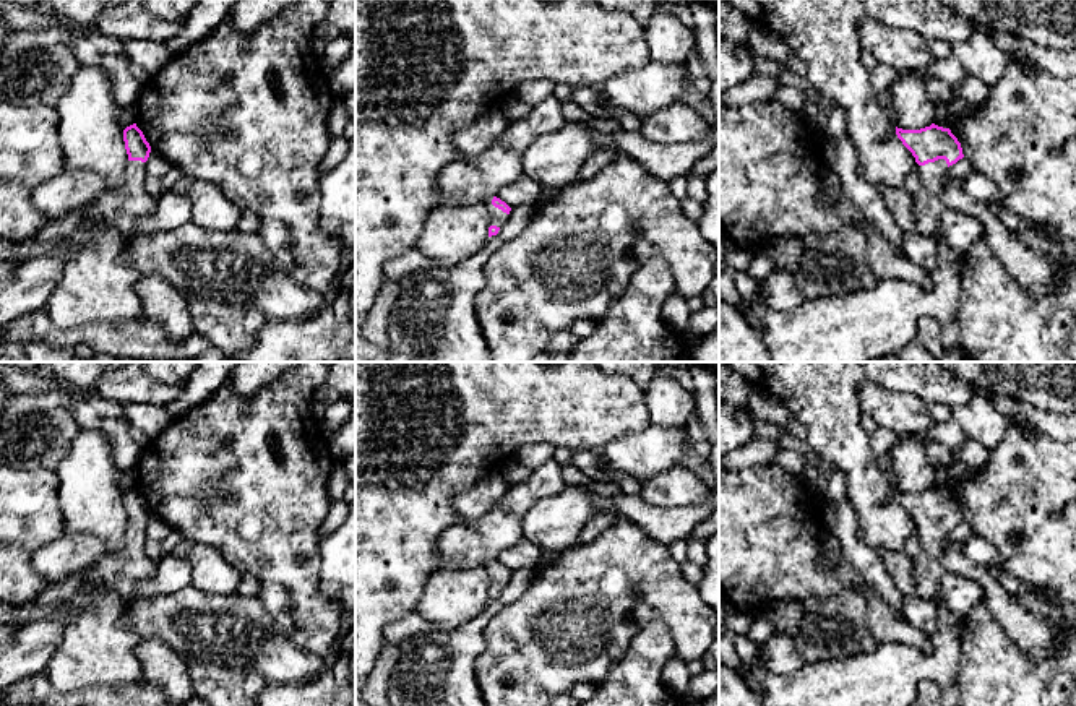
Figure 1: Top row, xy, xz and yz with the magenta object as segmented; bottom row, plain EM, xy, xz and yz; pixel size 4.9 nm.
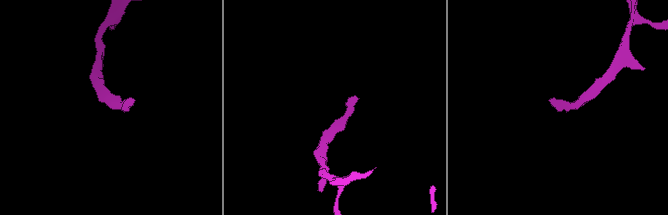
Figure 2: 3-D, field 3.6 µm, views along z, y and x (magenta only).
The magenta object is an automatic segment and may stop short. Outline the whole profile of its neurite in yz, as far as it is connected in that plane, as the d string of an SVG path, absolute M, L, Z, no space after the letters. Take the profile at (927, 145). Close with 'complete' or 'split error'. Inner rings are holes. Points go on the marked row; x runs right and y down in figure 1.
M935 123L920 130L896 127L896 135L919 164L922 187L914 200L915 229L925 235L936 235L946 209L941 188L948 177L948 167L964 157L961 143L949 128Z; split error

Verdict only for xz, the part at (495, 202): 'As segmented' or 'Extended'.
Extended

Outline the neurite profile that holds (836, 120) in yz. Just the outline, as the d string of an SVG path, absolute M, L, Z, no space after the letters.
M837 104L829 109L826 128L820 133L824 141L836 140L846 135L846 112Z

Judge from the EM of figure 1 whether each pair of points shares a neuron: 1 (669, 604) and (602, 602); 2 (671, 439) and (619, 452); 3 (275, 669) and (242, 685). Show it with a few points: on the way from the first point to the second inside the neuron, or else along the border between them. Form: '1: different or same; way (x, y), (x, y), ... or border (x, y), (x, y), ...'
1: same; way (653, 602), (619, 602)
2: same; way (658, 448), (632, 452)
3: different; border (224, 664), (234, 669), (253, 669), (268, 682)

